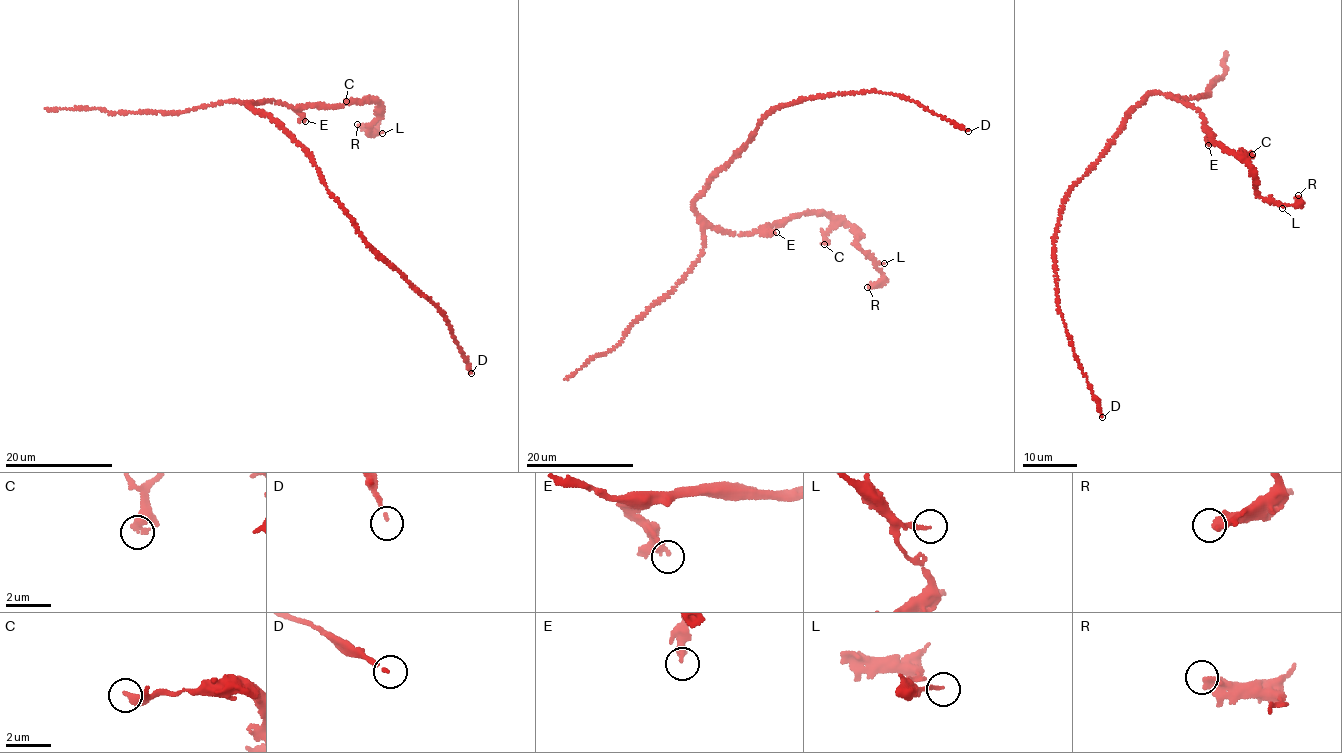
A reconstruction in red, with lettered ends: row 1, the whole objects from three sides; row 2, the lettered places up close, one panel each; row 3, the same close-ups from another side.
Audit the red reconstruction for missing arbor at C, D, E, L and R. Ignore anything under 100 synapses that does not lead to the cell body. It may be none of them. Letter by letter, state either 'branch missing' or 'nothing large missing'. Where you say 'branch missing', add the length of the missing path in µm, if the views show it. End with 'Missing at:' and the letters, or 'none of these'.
C: nothing large missing
D: nothing large missing
E: nothing large missing
L: nothing large missing
R: nothing large missing
Missing at: none of these

